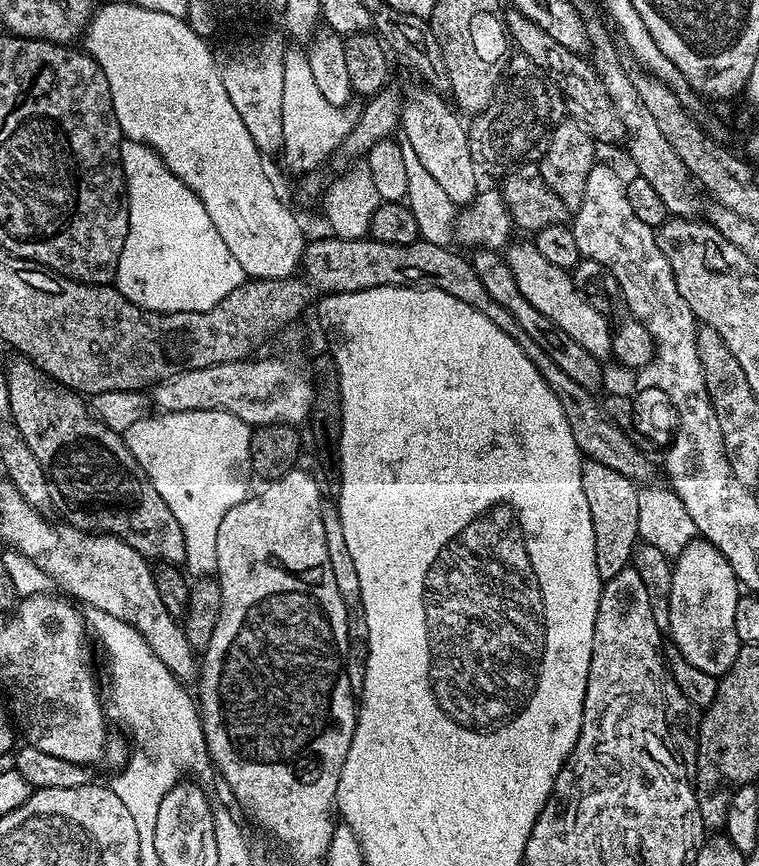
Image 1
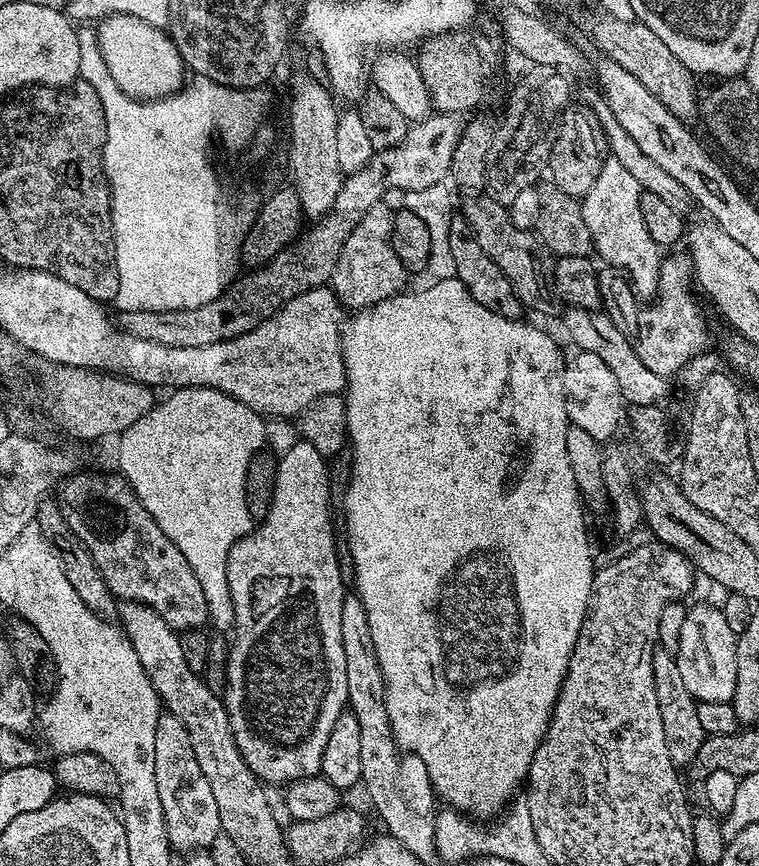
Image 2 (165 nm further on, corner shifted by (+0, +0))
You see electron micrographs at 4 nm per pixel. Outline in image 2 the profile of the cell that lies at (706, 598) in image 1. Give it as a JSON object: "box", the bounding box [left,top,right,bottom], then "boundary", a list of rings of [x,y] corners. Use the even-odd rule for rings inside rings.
{"box":[674,603,737,703],"boundary":[[[706,603],[694,606],[688,608],[686,619],[682,622],[679,650],[674,654],[682,682],[697,703],[729,703],[737,681],[737,633],[727,625],[723,609]]]}

